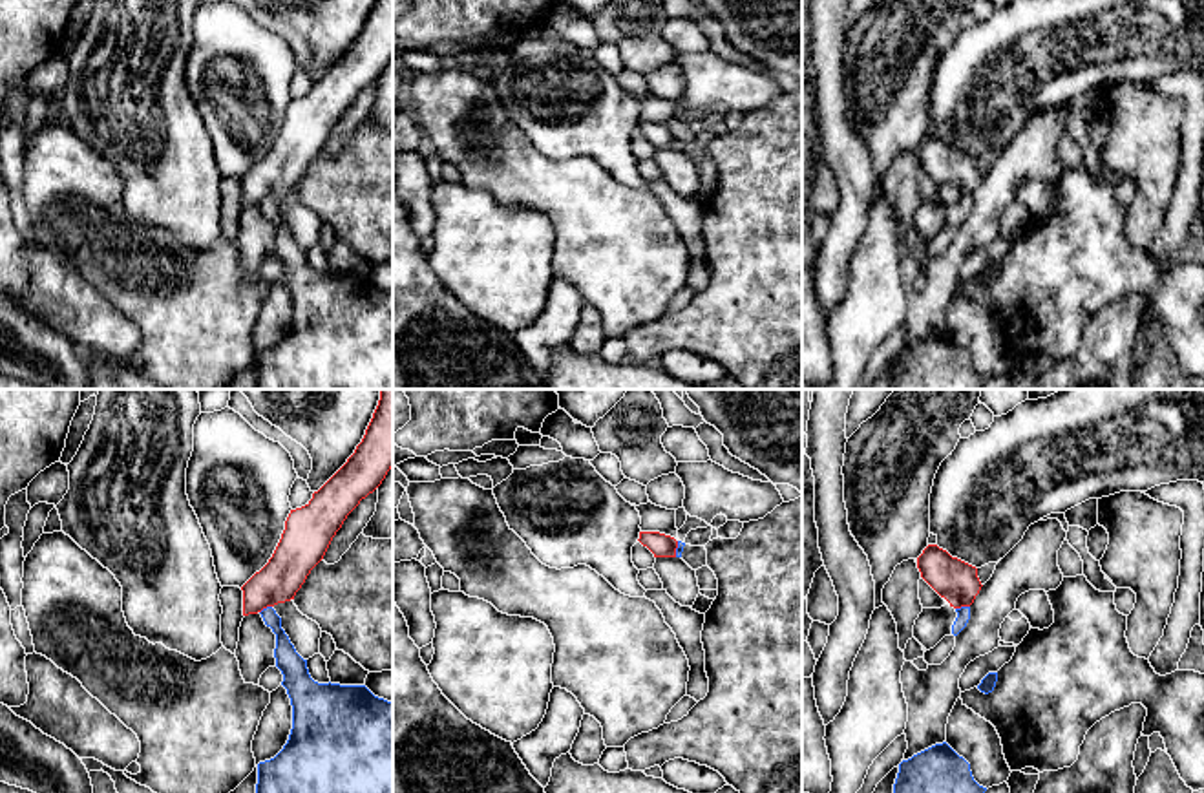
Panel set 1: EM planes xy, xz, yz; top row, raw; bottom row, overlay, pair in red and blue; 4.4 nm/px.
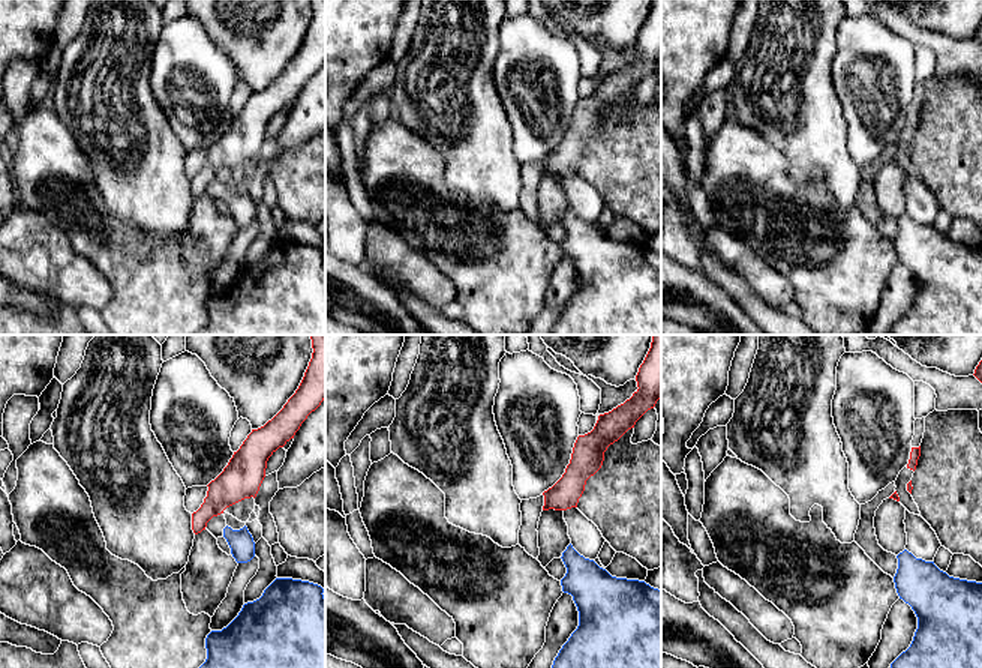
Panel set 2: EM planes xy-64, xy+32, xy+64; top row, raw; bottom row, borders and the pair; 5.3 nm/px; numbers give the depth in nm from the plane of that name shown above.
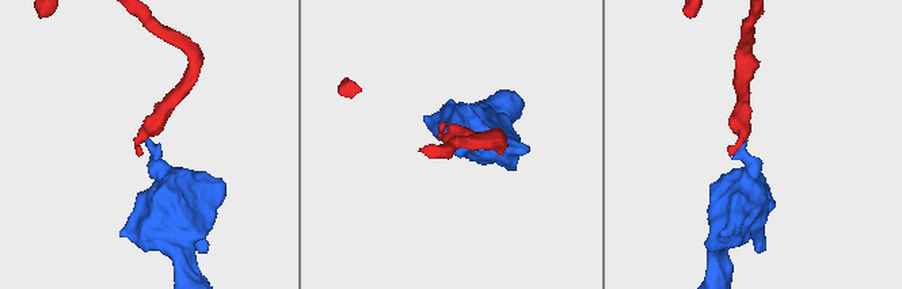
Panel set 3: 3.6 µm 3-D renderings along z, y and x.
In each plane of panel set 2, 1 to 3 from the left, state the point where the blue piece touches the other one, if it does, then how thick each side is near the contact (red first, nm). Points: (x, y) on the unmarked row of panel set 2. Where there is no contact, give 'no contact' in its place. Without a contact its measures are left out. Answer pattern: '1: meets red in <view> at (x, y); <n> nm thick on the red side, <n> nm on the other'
1: no contact
2: no contact
3: no contact

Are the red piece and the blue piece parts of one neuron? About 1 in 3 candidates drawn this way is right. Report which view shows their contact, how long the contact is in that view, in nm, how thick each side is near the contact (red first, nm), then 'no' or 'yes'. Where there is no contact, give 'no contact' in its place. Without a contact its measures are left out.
yz | 70 nm | 190/60 nm | no

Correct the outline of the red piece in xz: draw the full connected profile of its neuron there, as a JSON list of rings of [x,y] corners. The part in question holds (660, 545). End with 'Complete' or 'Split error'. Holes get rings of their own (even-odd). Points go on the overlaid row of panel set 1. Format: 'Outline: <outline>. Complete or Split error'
Outline: [[[639,532],[638,539],[654,557],[676,557],[678,541],[660,532]]]. Complete

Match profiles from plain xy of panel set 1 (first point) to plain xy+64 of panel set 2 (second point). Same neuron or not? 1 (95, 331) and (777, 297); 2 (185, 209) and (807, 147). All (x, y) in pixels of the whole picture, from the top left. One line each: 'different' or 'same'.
1: same
2: same

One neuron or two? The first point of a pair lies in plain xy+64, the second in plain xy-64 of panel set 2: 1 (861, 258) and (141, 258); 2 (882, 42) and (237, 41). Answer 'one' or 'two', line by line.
1: one
2: two

